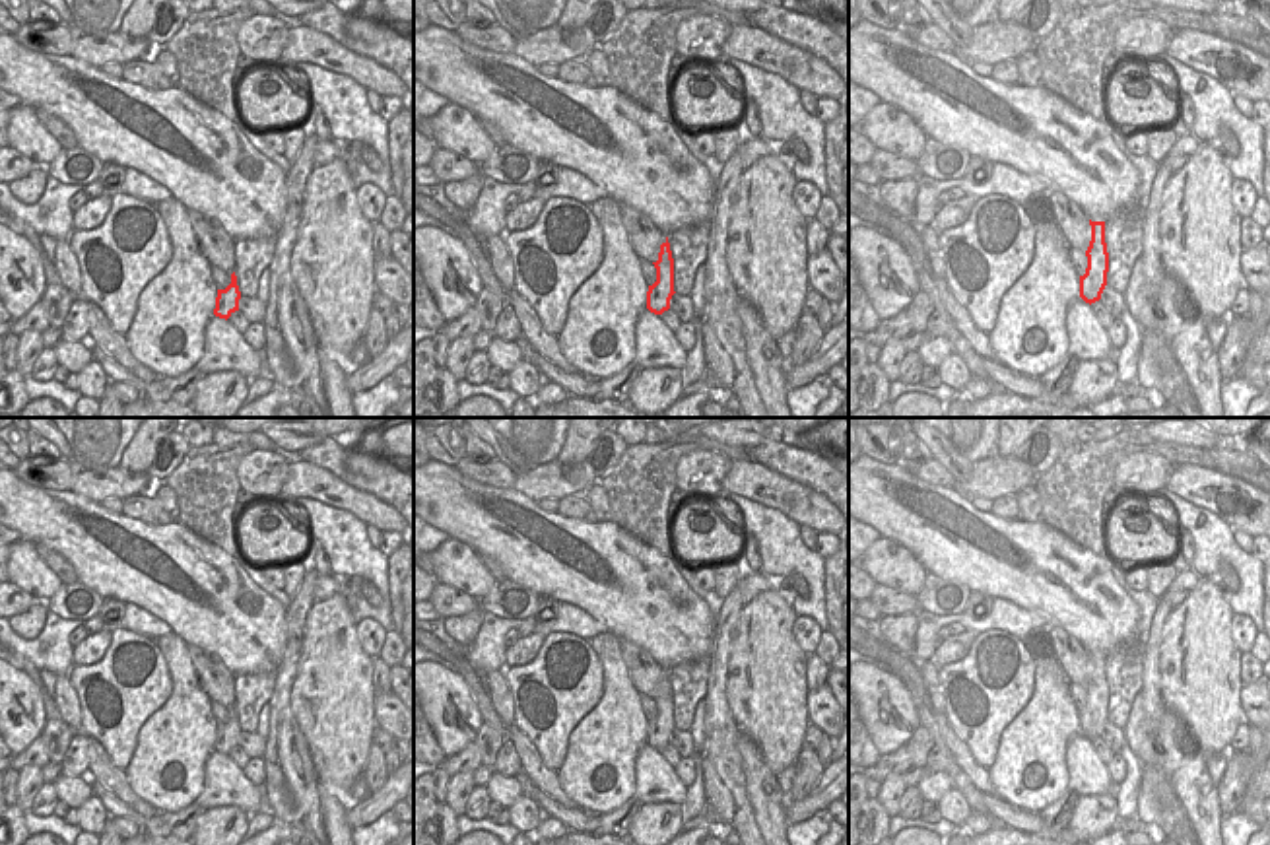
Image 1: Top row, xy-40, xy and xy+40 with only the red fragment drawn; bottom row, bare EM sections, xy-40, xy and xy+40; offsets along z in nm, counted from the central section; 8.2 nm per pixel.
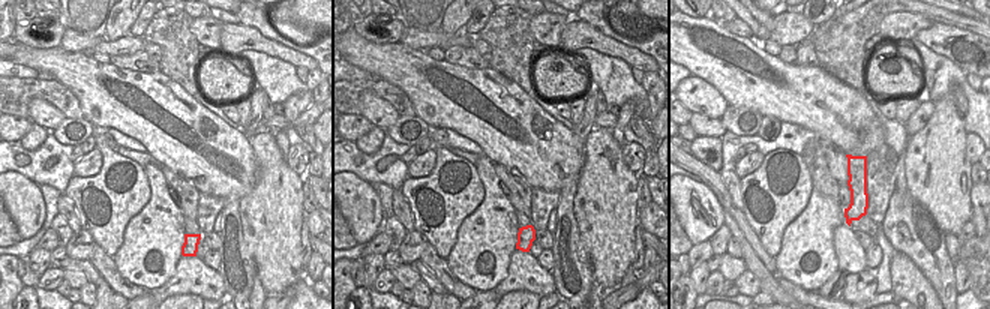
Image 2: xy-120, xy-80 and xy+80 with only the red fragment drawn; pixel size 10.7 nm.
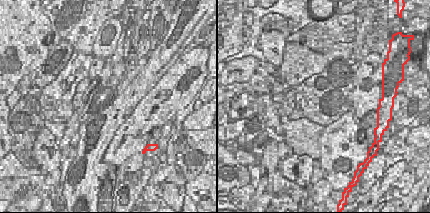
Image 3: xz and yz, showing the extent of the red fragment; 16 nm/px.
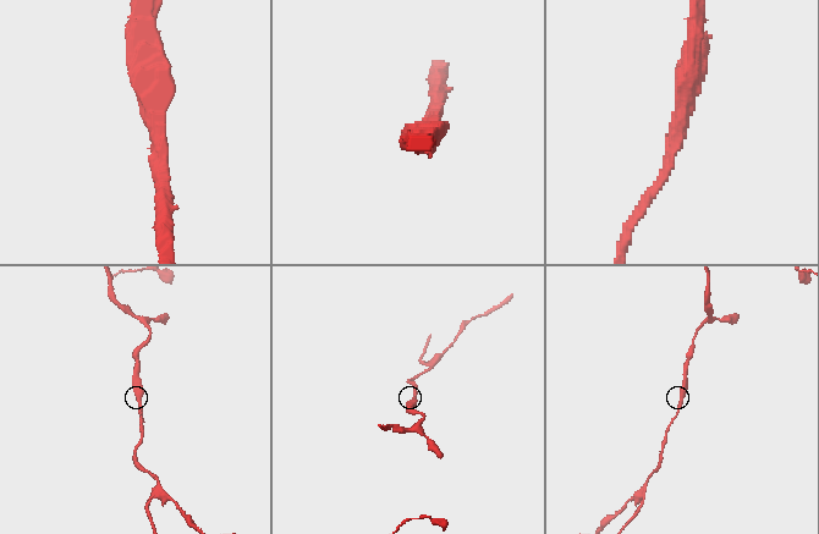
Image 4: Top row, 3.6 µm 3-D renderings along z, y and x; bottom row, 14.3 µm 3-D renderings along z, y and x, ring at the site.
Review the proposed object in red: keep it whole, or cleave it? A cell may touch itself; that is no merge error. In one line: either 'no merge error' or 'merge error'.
no merge error

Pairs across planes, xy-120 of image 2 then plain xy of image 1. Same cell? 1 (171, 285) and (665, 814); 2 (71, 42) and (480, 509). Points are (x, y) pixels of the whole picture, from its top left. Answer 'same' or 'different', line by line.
1: different
2: different

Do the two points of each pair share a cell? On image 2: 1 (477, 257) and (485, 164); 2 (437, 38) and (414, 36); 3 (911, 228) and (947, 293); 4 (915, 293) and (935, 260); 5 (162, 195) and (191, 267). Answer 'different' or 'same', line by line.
1: same
2: same
3: same
4: different
5: different

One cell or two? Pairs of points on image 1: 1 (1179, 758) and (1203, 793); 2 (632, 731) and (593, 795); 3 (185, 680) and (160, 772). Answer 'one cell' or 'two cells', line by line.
1: one cell
2: one cell
3: one cell

